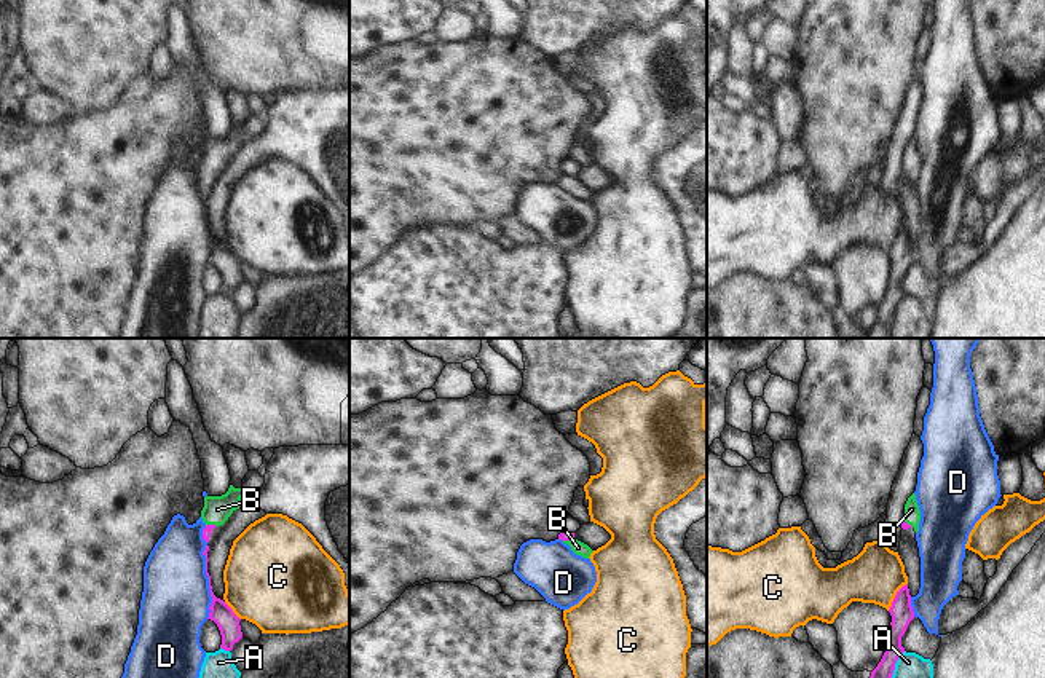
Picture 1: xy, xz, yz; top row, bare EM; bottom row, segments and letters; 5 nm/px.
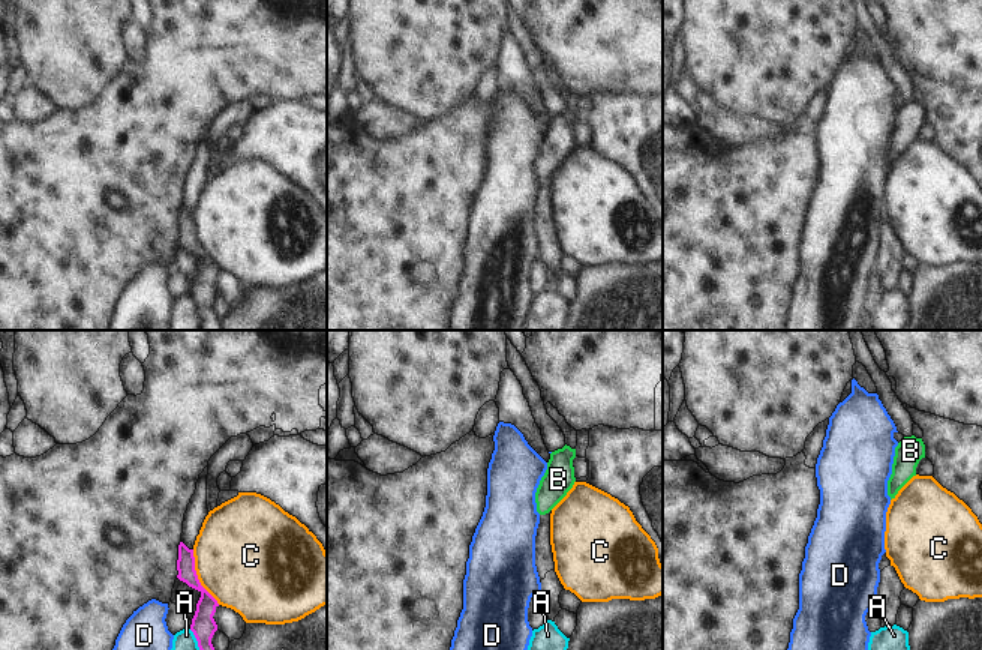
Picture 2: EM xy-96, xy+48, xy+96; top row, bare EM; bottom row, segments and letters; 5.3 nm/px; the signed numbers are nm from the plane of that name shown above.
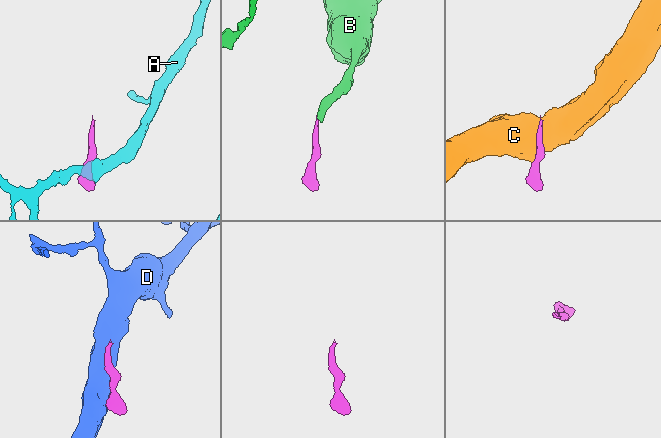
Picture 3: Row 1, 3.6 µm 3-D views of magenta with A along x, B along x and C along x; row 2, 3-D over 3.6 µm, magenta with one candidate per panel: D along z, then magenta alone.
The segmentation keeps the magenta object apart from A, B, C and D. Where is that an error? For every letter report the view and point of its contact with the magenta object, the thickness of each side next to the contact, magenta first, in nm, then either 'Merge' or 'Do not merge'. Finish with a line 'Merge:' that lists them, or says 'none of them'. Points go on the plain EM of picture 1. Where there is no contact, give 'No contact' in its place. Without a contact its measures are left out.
A: Touches magenta at yz (892, 316). Thickness 120 nm (magenta) against 200 nm. Do not merge
B: Touches magenta at xz (568, 182). Thickness 50 nm (magenta) against 70 nm. Merge
C: Touches magenta at yz (895, 240). Thickness 120 nm (magenta) against 280 nm. Do not merge
D: Touches magenta at xy (206, 214). Thickness 110 nm (magenta) against 340 nm. Do not merge
Merge: B

